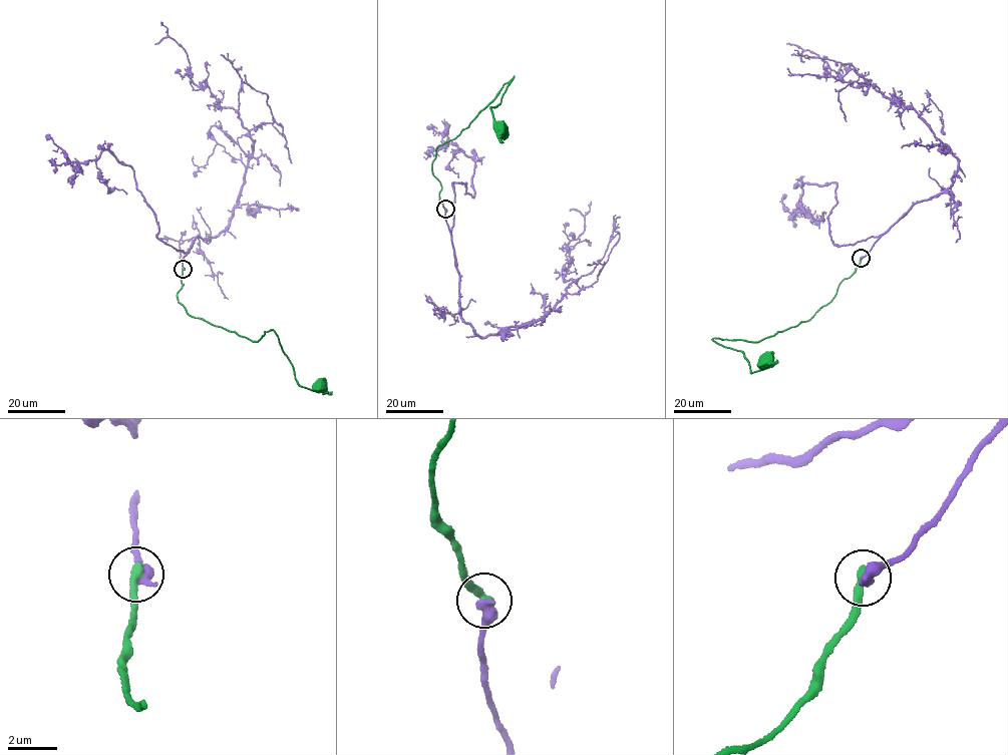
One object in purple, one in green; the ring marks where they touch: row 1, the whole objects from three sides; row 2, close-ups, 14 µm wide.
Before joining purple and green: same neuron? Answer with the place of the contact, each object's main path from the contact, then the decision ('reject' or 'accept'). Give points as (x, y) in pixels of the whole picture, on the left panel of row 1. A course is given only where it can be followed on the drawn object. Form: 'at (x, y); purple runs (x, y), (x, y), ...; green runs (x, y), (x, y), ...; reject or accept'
at (183, 269); purple runs (183, 269), (197, 237), (213, 239), (229, 224), (253, 140), (237, 111), (190, 78), (185, 51), (160, 22); green runs (183, 269), (184, 285), (177, 297), (190, 315), (253, 341), (273, 330), (295, 380), (311, 390), (320, 384); accept

